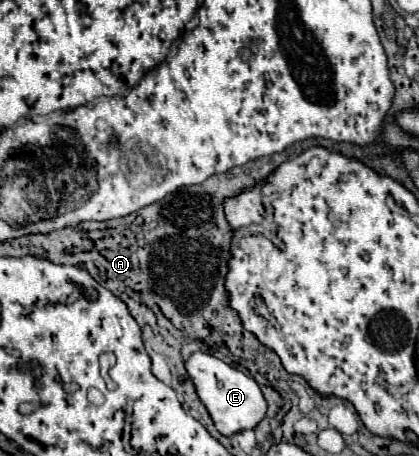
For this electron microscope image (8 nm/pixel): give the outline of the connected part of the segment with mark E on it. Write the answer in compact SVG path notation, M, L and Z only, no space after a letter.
M195 351L185 359L185 369L189 373L189 379L193 381L193 387L201 399L201 403L207 407L215 429L221 435L231 435L237 433L241 429L253 429L267 411L267 403L263 399L263 393L259 389L259 385L247 377L245 373L241 373L239 369L223 363L221 359L217 359L211 353L203 353L203 351Z

